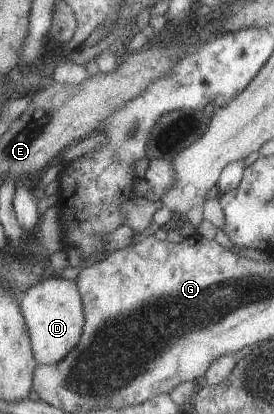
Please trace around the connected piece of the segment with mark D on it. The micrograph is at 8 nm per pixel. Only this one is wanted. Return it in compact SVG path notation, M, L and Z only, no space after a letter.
M59 275L46 277L34 285L21 298L21 311L25 315L31 334L32 346L39 365L61 363L77 347L84 325L83 303L76 279L63 279Z

